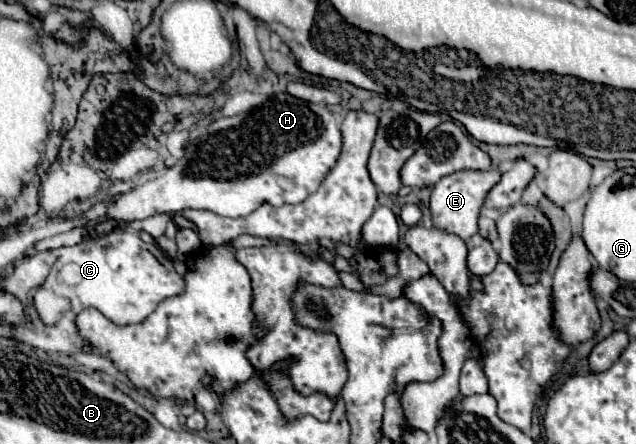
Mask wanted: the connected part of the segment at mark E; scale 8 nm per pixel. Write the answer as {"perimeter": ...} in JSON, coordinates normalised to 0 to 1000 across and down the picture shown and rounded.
{"perimeter":[[[780,376],[767,385],[717,385],[704,399],[695,399],[682,421],[679,421],[679,444],[676,444],[676,480],[679,480],[679,502],[704,525],[717,525],[730,543],[736,543],[748,520],[752,520],[752,480],[761,457],[764,435],[786,408],[786,385]]]}

